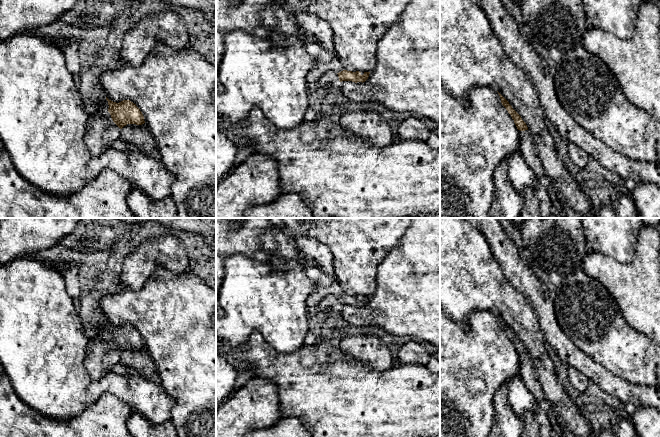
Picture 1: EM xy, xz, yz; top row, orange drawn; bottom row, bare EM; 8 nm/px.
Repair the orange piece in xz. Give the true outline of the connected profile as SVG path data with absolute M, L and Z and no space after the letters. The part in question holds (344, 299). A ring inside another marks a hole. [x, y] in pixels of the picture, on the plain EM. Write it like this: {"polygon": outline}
{"polygon": "M343 294L339 297L336 297L334 295L329 295L320 301L320 303L318 304L318 310L330 311L342 305L352 305L355 307L363 307L368 303L369 298L370 296L359 296L359 295L352 296L347 294Z"}

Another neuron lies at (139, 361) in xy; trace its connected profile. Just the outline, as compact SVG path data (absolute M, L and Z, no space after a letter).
M127 348L120 353L121 362L133 373L146 379L151 374L157 374L157 366L147 349Z

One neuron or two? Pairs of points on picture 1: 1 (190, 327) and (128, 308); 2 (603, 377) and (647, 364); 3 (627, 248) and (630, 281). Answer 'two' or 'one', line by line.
1: one
2: two
3: two

